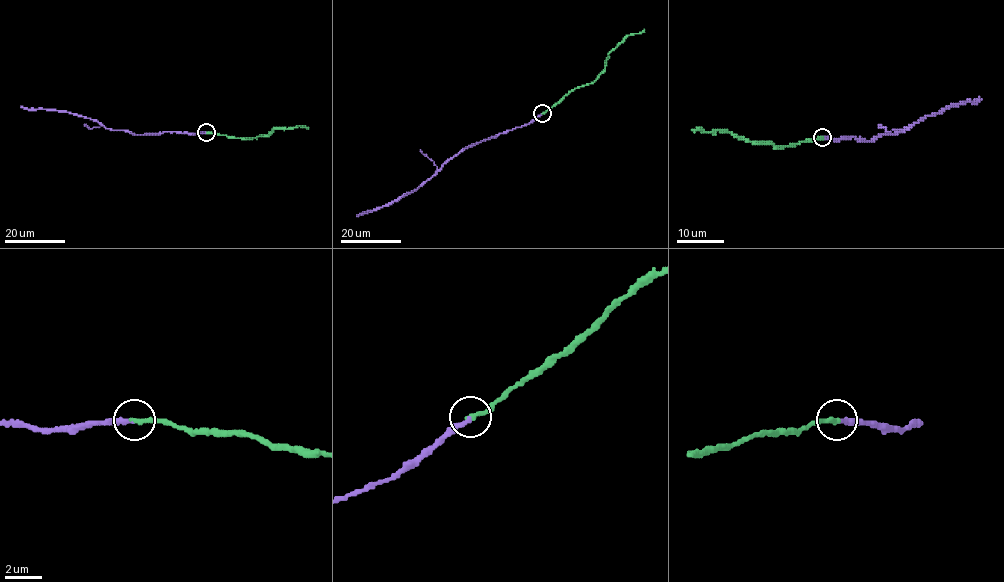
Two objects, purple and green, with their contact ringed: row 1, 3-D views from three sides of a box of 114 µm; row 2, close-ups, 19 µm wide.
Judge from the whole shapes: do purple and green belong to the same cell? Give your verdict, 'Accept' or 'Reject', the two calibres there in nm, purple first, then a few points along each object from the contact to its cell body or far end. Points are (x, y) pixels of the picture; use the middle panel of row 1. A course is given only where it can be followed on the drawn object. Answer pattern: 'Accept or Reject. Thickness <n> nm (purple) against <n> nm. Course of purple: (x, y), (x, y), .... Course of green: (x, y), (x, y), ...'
Accept. Thickness 280 nm (purple) against 300 nm. Course of purple: (542, 113), (526, 124), (473, 143), (414, 190), (356, 215). Course of green: (542, 113), (573, 90), (591, 83), (603, 70), (609, 53), (628, 35), (644, 30)

